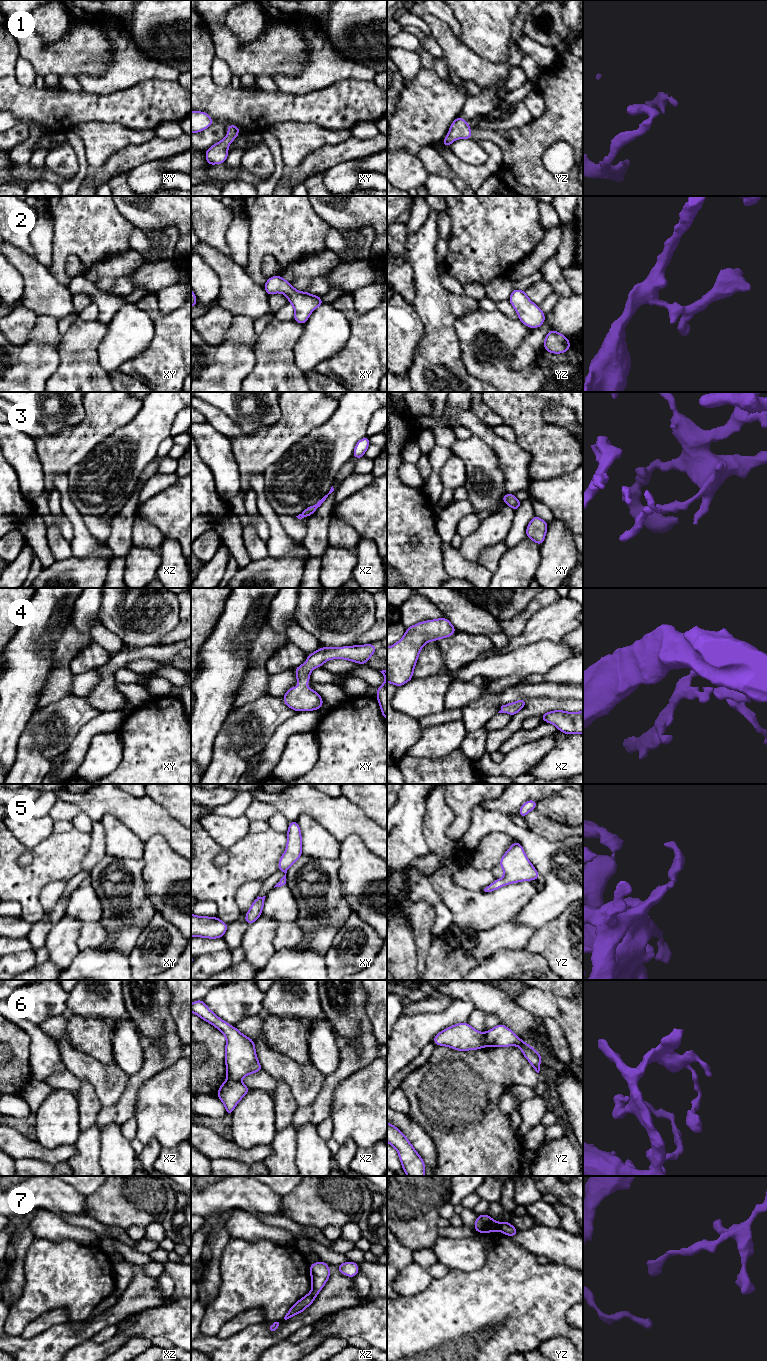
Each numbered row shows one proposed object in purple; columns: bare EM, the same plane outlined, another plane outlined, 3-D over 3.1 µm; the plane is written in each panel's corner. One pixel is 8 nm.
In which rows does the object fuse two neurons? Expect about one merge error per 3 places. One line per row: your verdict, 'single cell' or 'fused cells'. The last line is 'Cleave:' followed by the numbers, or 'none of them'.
1: single cell
2: single cell
3: single cell
4: single cell
5: single cell
6: fused cells
7: single cell
Cleave: 6

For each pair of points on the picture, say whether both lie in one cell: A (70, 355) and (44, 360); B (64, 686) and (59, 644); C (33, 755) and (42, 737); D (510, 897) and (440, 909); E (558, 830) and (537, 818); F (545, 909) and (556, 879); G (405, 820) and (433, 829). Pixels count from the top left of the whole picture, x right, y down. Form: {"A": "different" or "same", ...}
{"A": "different", "B": "same", "C": "different", "D": "different", "E": "same", "F": "same", "G": "different"}

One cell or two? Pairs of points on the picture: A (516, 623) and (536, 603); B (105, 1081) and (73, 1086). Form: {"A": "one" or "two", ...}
{"A": "one", "B": "two"}

